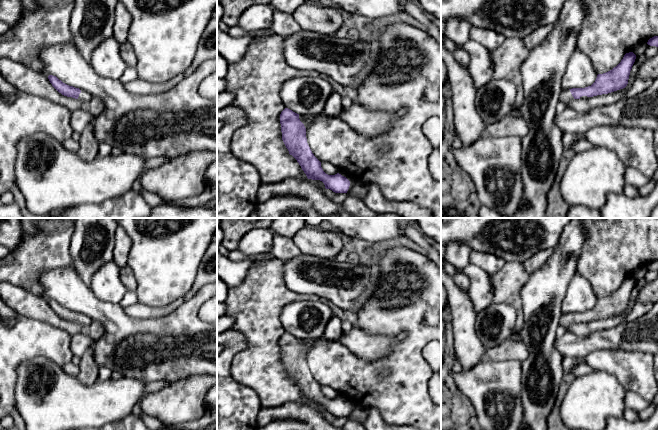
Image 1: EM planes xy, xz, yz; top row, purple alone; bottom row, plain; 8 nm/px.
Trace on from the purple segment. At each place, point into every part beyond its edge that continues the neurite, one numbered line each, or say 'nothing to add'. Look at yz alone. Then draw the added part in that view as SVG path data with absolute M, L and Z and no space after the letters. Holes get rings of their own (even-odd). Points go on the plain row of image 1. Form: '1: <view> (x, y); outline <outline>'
1: yz (565, 320); outline M563 313L560 317L559 325L568 330L569 326L573 324L574 321L572 320L569 313Z

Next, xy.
1: xy (83, 320); outline M81 314L81 317L79 318L79 321L78 321L79 324L85 325L85 326L90 325L92 322L93 320L84 314Z

